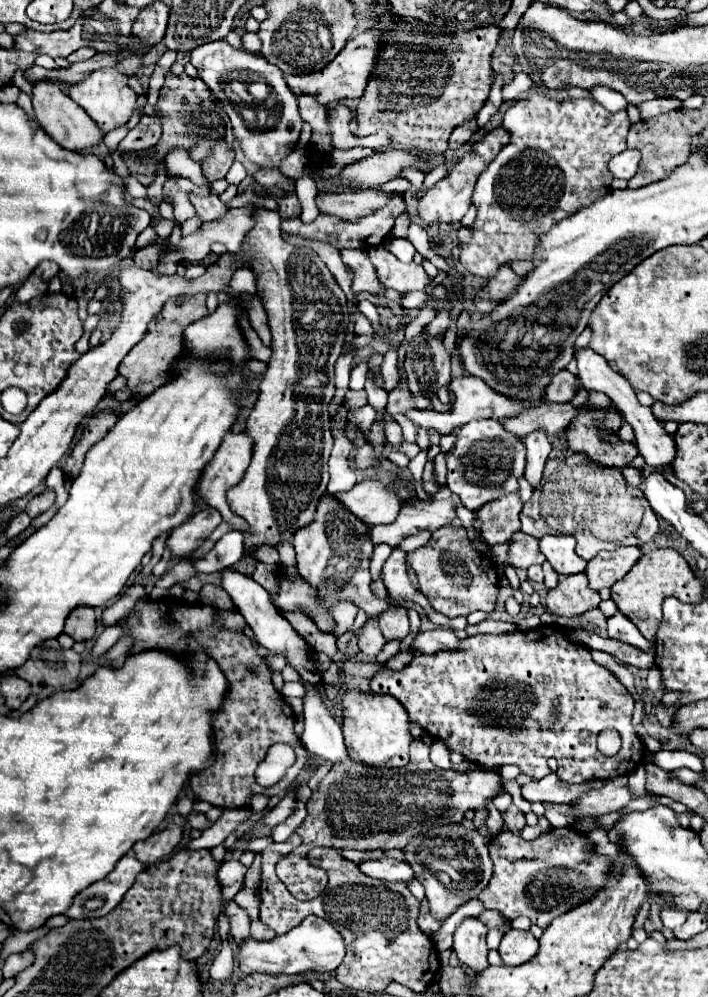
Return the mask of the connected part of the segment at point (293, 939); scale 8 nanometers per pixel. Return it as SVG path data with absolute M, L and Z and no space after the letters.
M308 916L300 926L292 928L290 932L276 936L274 940L268 942L258 942L252 936L246 938L246 942L238 950L238 960L240 960L240 970L244 974L302 974L308 970L314 972L326 972L326 970L336 970L344 958L344 938L340 938L340 932L322 918Z

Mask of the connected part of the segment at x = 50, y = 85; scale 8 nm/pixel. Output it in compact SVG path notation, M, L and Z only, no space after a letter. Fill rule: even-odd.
M46 80L36 82L34 90L32 90L32 104L34 104L34 114L36 114L36 120L40 122L40 126L62 148L84 152L86 148L94 146L104 136L100 132L100 128L92 122L92 118L84 112L84 108L80 108L68 94L64 94L56 82L46 82Z

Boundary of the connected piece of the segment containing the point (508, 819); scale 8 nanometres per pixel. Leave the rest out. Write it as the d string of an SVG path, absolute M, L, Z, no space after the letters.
M510 806L510 808L502 814L502 818L504 818L506 828L508 828L508 830L512 830L512 832L520 832L520 830L526 826L524 812L520 812L516 806Z

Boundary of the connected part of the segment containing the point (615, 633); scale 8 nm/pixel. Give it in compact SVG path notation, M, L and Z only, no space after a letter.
M616 612L612 618L608 618L608 636L614 640L620 640L624 644L636 646L640 650L652 650L654 644L650 640L646 640L640 630L636 630L636 626L622 614Z

